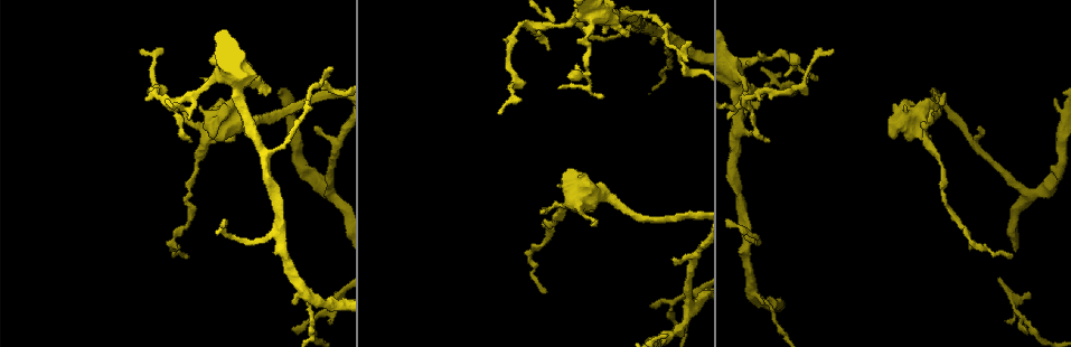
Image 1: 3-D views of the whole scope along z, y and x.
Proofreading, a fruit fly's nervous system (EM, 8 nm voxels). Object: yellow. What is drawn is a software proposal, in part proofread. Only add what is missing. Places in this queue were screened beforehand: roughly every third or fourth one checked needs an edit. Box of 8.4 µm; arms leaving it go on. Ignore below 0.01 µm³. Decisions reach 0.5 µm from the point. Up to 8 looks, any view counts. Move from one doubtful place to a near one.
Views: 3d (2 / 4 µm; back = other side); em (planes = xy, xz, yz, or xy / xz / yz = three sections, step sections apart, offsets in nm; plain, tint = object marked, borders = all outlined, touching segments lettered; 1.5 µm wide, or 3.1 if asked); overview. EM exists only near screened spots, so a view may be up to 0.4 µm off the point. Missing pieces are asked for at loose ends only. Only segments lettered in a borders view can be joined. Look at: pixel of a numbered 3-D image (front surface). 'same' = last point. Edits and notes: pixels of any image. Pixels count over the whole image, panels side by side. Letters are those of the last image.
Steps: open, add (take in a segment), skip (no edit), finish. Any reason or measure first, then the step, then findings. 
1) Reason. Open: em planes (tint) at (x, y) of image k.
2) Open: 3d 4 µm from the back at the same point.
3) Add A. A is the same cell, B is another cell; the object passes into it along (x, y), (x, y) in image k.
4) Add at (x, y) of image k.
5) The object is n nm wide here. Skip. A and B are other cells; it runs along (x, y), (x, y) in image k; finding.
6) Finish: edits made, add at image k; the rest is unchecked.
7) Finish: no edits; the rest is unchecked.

Open: em yz step 8 (borders) at (1012, 255) of image 1.

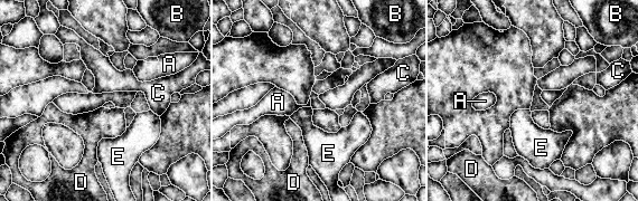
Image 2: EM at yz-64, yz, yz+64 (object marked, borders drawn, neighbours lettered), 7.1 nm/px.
Cut it another way. Open: em planes (borders) at the same point.

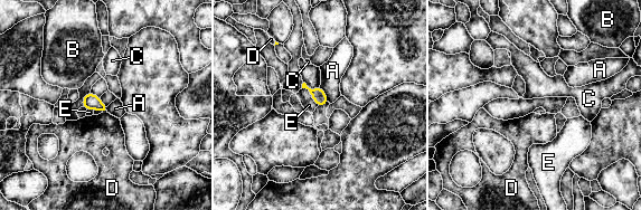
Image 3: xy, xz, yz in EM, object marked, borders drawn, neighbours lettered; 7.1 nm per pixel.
Skip. A, B, C, D and E are other cells; none of them fits.

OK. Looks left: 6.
Thin end. Open: em yz step 4 (tint) at (1006, 322) of image 1.

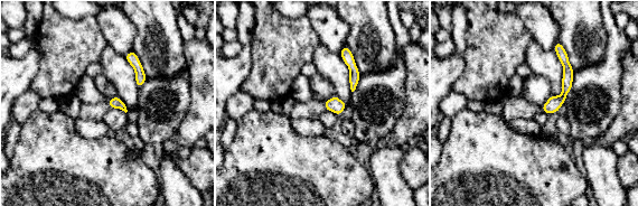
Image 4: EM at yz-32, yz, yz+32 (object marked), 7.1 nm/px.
Another direction. Open: em xz step 8 (borders) at the same point.

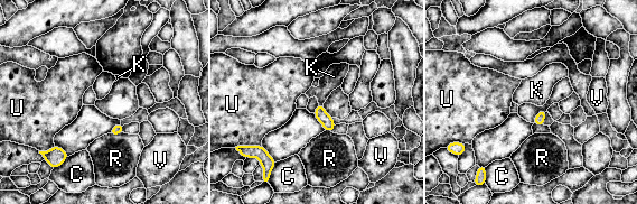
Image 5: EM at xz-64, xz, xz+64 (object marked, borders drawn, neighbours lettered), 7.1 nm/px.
Add K. K is the same cell, C, R, U and V are other cells; the object passes into it along (322, 117), (319, 104), (334, 76) in image 5; the neuron continues.

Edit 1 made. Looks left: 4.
Tapers out. Open: em planes (plain) at (591, 224) of image 1.

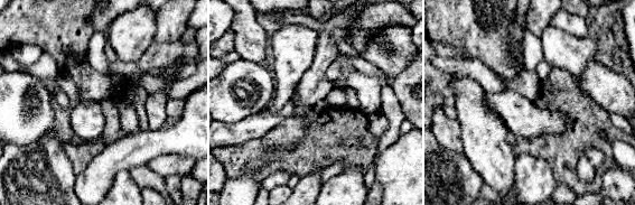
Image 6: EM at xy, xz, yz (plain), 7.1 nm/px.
Open: em planes (borders) at the same point.

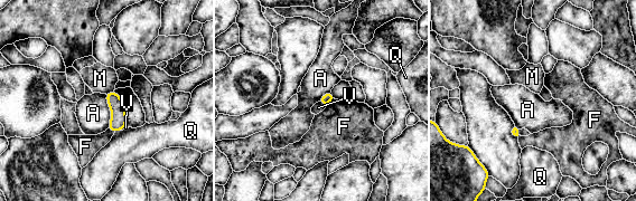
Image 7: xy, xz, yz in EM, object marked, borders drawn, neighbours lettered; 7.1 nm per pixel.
Skip. A, F, M, Q and V are other cells; none of them fits.

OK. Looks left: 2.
Finish: edits made, add at image 5; the rest is unchecked.

